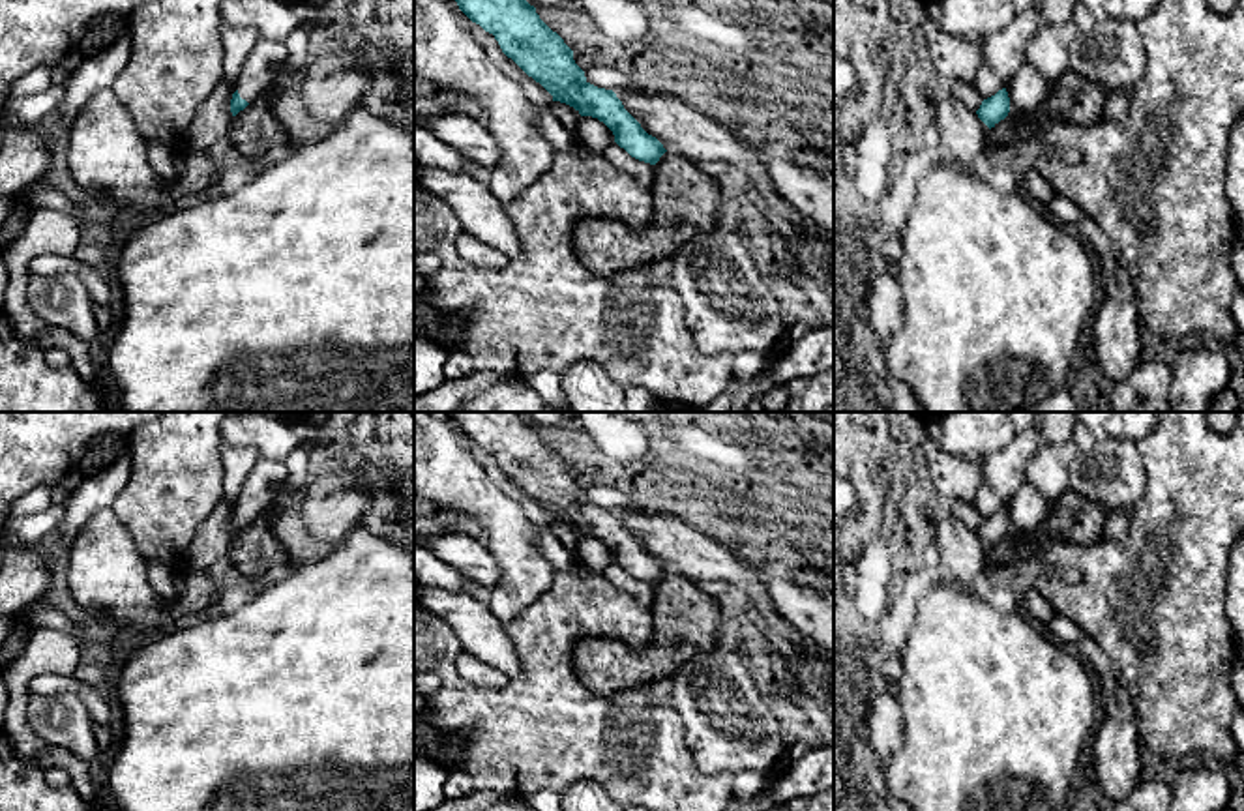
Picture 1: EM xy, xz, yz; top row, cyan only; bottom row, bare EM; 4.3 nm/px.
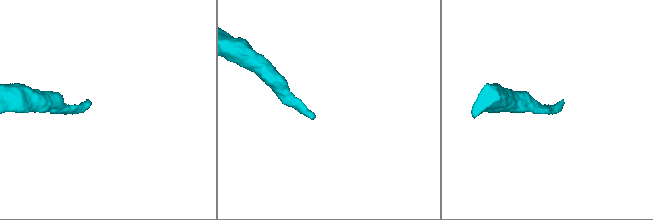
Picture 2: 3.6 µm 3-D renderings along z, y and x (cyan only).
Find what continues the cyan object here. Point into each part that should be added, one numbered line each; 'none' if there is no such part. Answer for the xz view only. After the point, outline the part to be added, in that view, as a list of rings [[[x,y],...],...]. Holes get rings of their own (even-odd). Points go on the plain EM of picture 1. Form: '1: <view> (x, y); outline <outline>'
none

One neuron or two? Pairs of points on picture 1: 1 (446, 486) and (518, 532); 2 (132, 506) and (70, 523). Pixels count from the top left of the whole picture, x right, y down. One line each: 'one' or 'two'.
1: one
2: two

